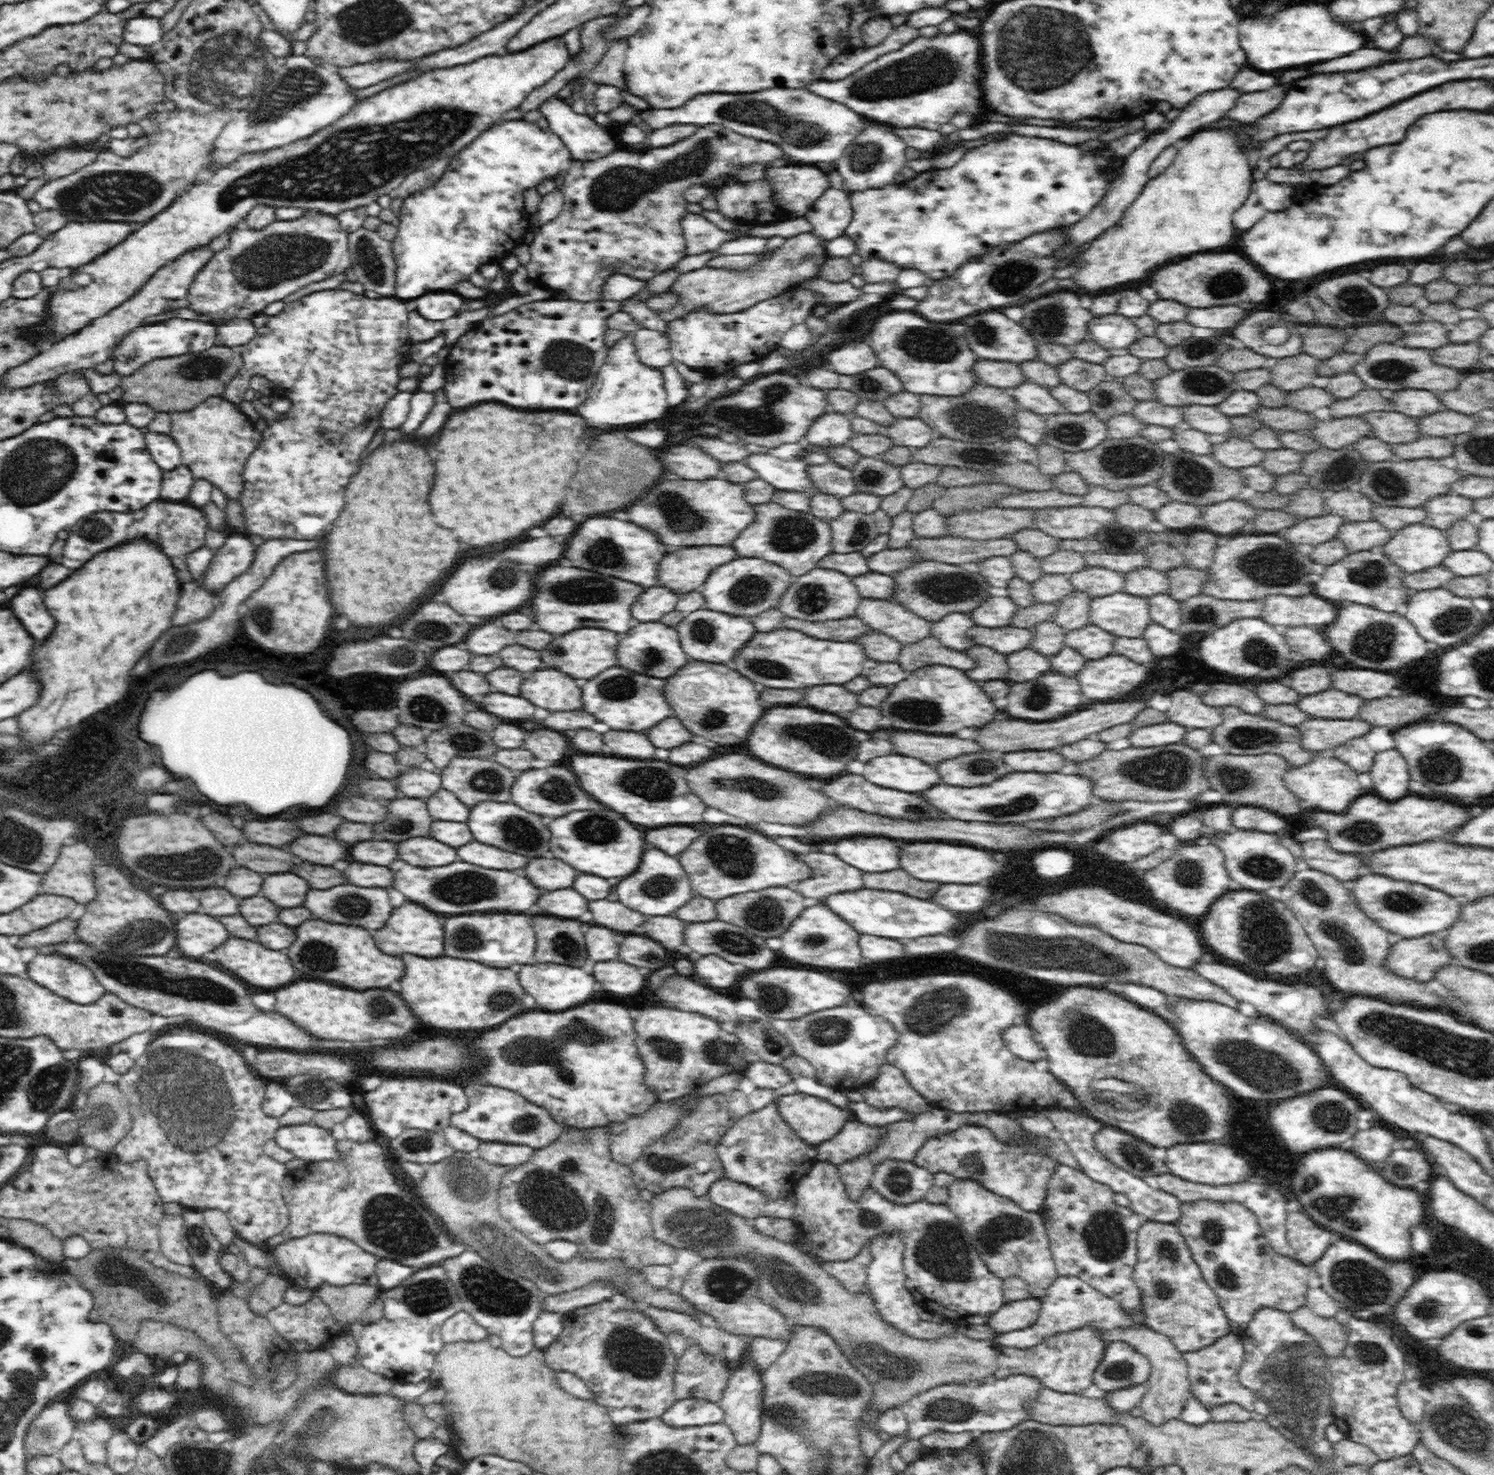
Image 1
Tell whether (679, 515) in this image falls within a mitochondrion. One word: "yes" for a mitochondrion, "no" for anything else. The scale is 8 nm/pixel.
yes

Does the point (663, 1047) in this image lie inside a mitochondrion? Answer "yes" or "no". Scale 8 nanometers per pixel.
yes

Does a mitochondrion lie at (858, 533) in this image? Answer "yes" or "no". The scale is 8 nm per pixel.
yes

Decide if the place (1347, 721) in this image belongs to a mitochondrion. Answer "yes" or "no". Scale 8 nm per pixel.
no

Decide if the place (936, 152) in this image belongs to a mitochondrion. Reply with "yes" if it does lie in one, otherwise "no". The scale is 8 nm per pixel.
no

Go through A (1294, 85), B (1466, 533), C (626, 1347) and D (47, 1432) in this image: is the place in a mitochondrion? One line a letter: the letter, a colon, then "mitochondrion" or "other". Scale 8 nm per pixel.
A: other
B: other
C: mitochondrion
D: mitochondrion

